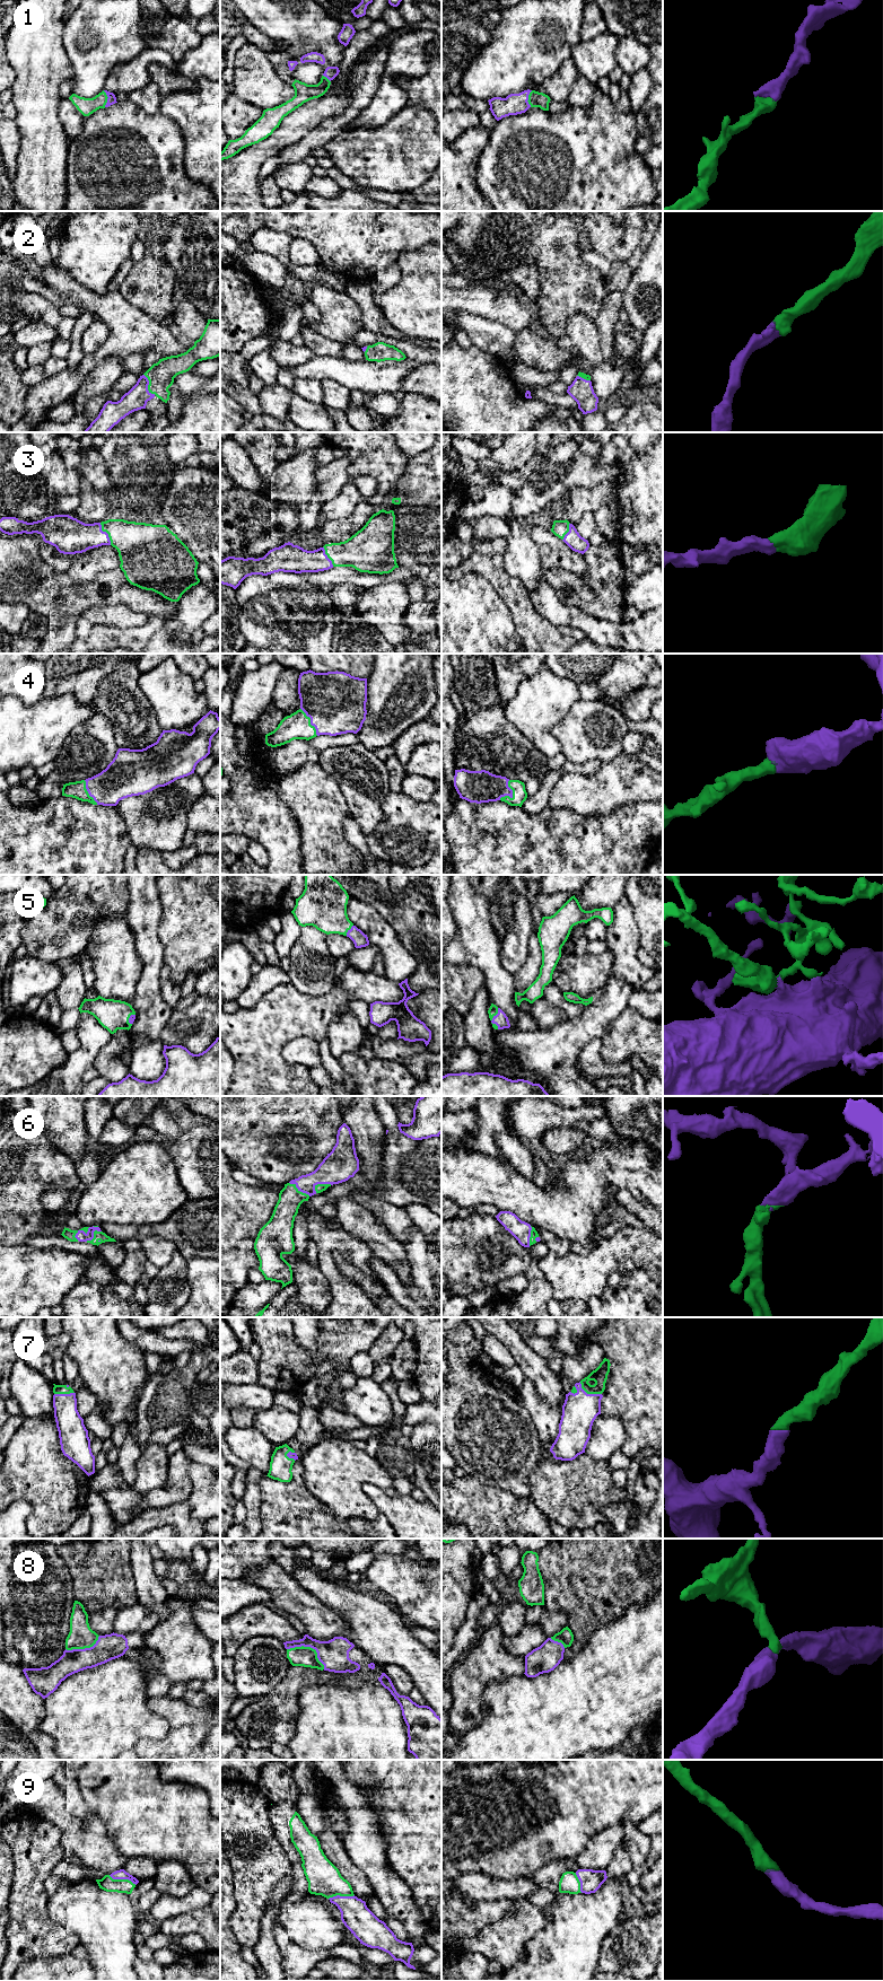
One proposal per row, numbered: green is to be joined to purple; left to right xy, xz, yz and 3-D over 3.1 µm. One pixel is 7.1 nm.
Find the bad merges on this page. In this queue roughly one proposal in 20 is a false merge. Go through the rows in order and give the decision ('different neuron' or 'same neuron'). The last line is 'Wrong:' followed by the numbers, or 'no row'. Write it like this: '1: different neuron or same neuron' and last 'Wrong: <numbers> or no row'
1: same neuron
2: same neuron
3: same neuron
4: same neuron
5: same neuron
6: same neuron
7: same neuron
8: same neuron
9: same neuron
Wrong: no row

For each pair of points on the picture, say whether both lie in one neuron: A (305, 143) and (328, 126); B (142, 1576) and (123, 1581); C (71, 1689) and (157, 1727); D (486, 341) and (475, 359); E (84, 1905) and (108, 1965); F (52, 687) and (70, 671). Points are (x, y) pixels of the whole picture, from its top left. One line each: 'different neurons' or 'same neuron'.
A: same neuron
B: different neurons
C: same neuron
D: different neurons
E: same neuron
F: same neuron

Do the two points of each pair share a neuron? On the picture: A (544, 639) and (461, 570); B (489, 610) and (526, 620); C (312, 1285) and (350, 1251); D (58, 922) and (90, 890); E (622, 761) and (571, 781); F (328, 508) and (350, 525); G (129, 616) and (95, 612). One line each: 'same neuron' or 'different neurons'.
A: same neuron
B: different neurons
C: different neurons
D: same neuron
E: same neuron
F: different neurons
G: same neuron

